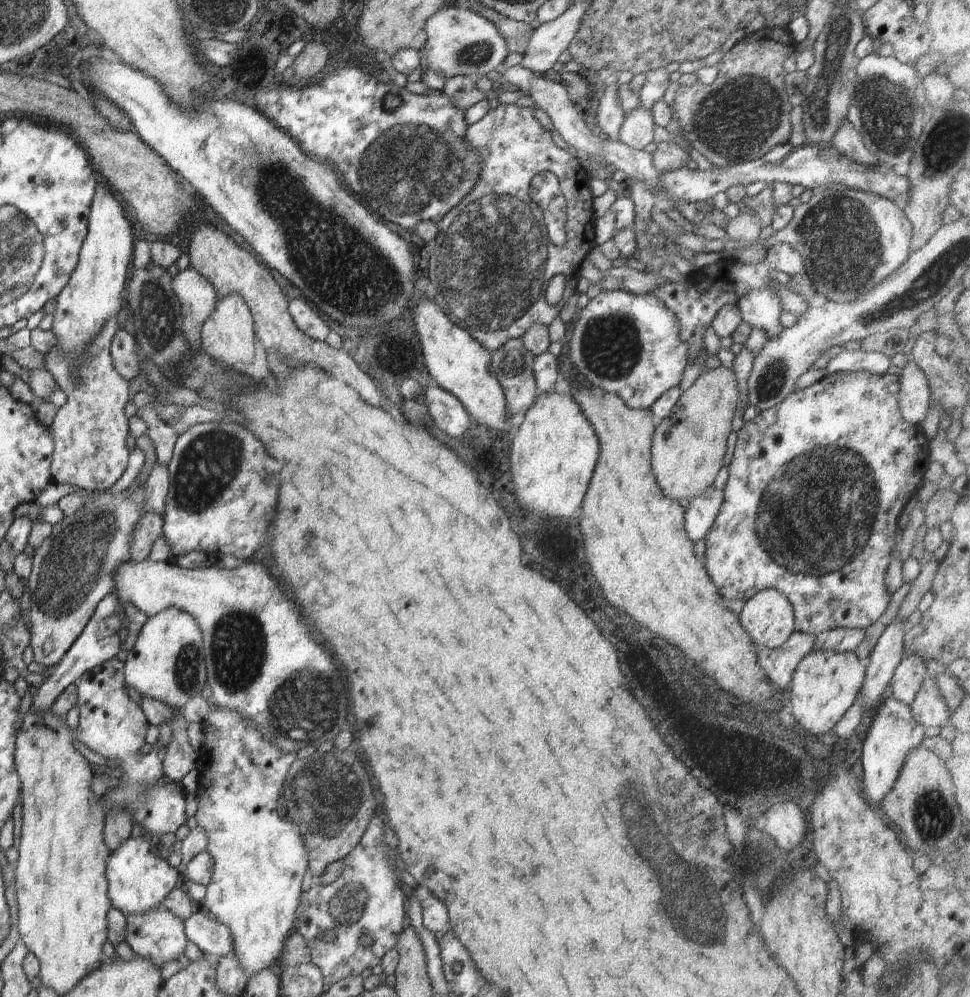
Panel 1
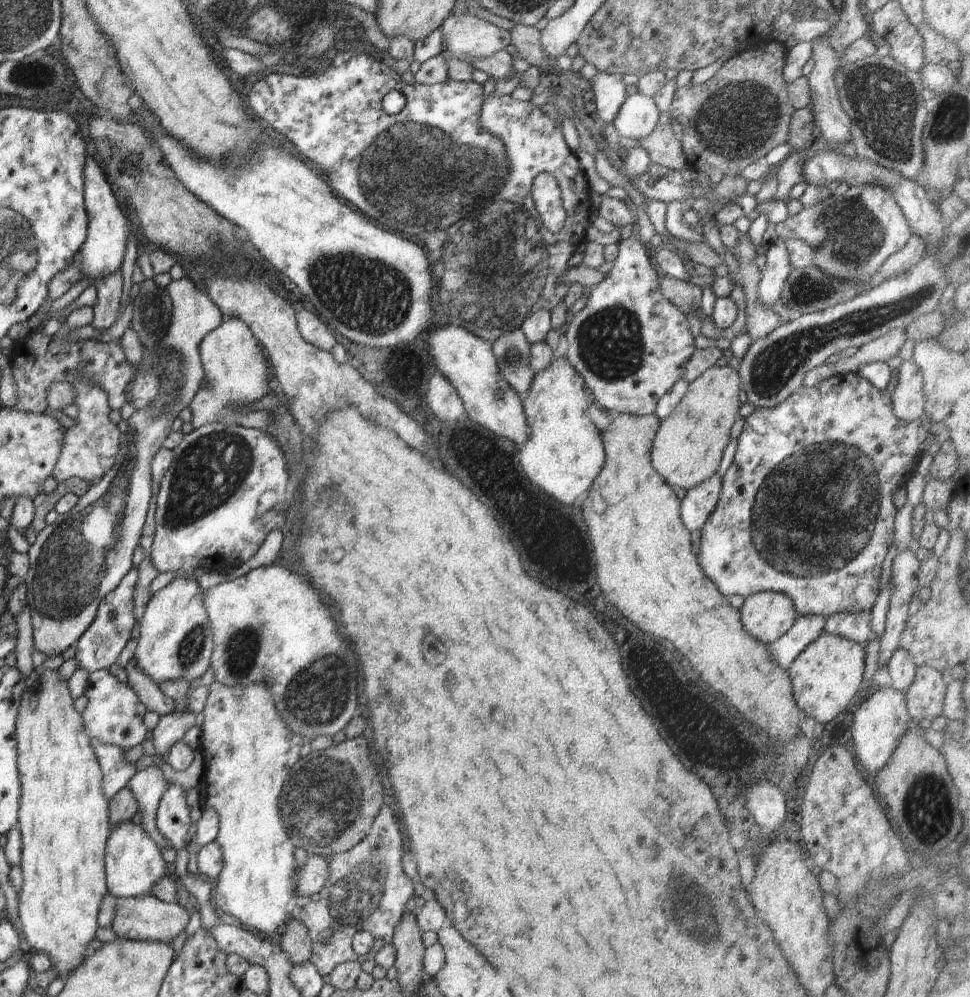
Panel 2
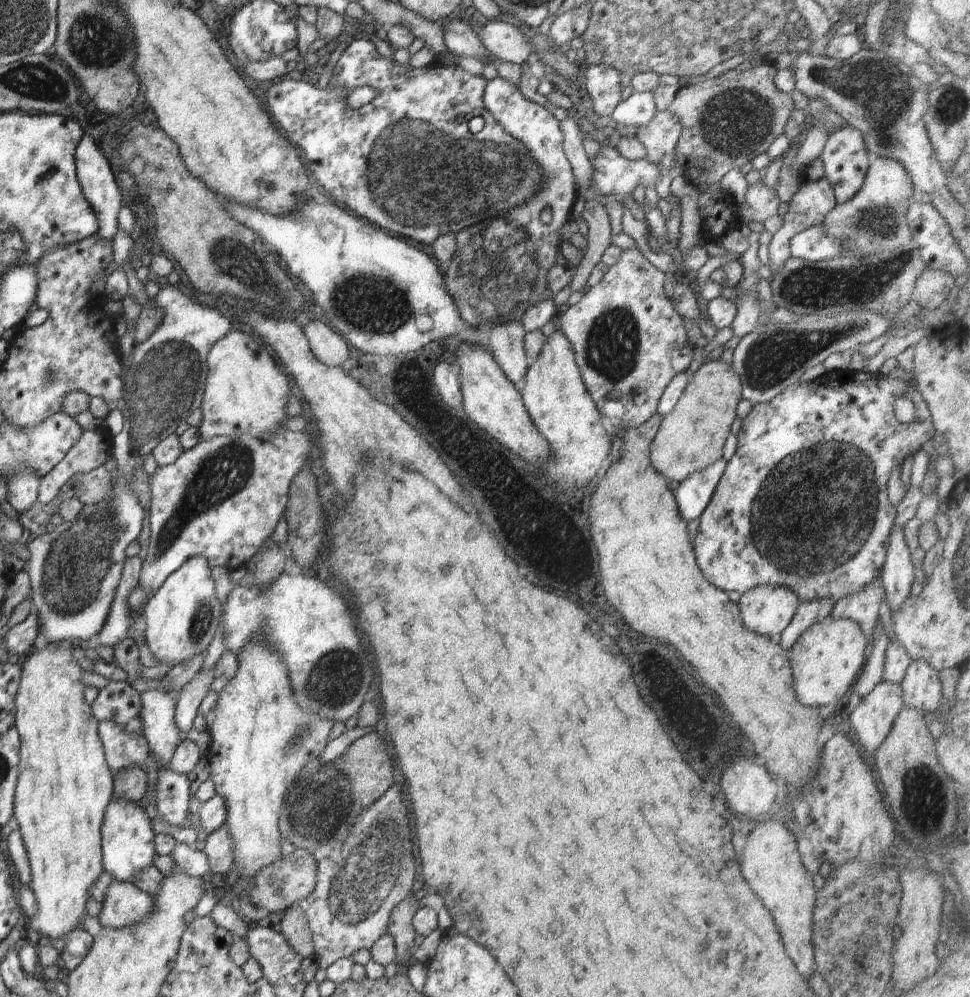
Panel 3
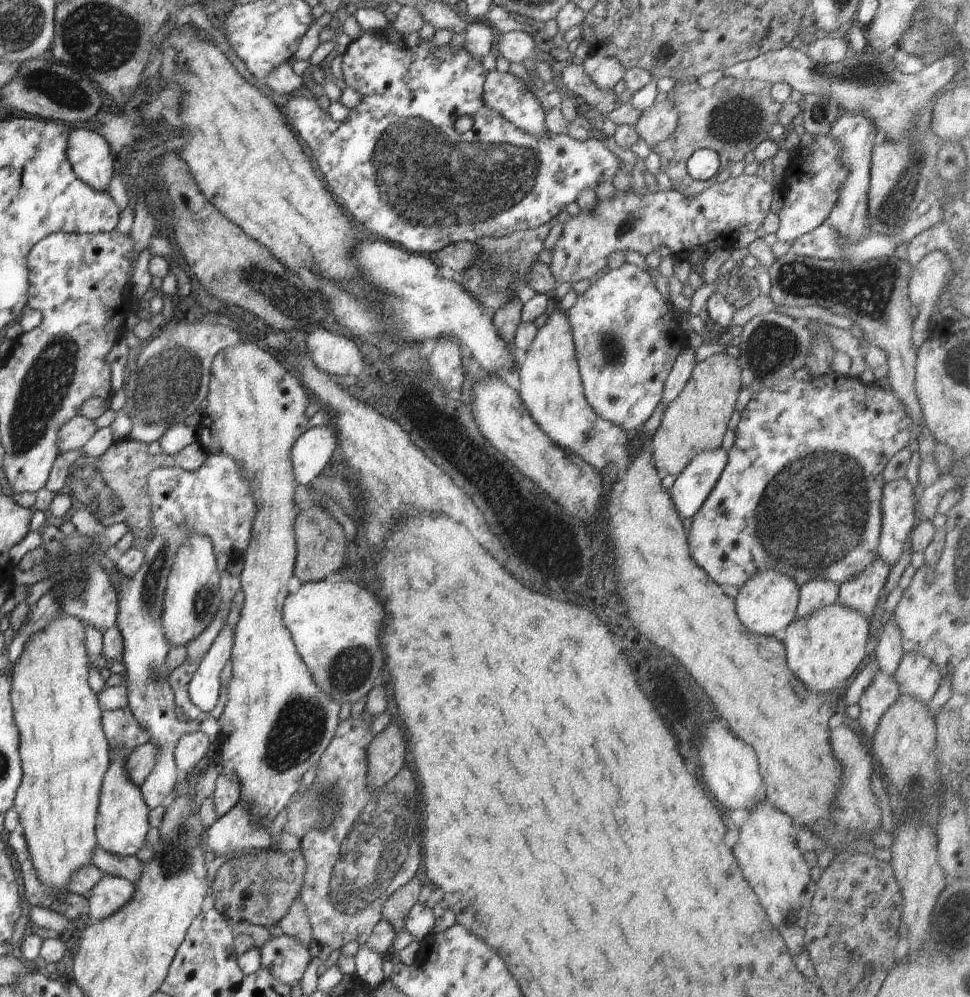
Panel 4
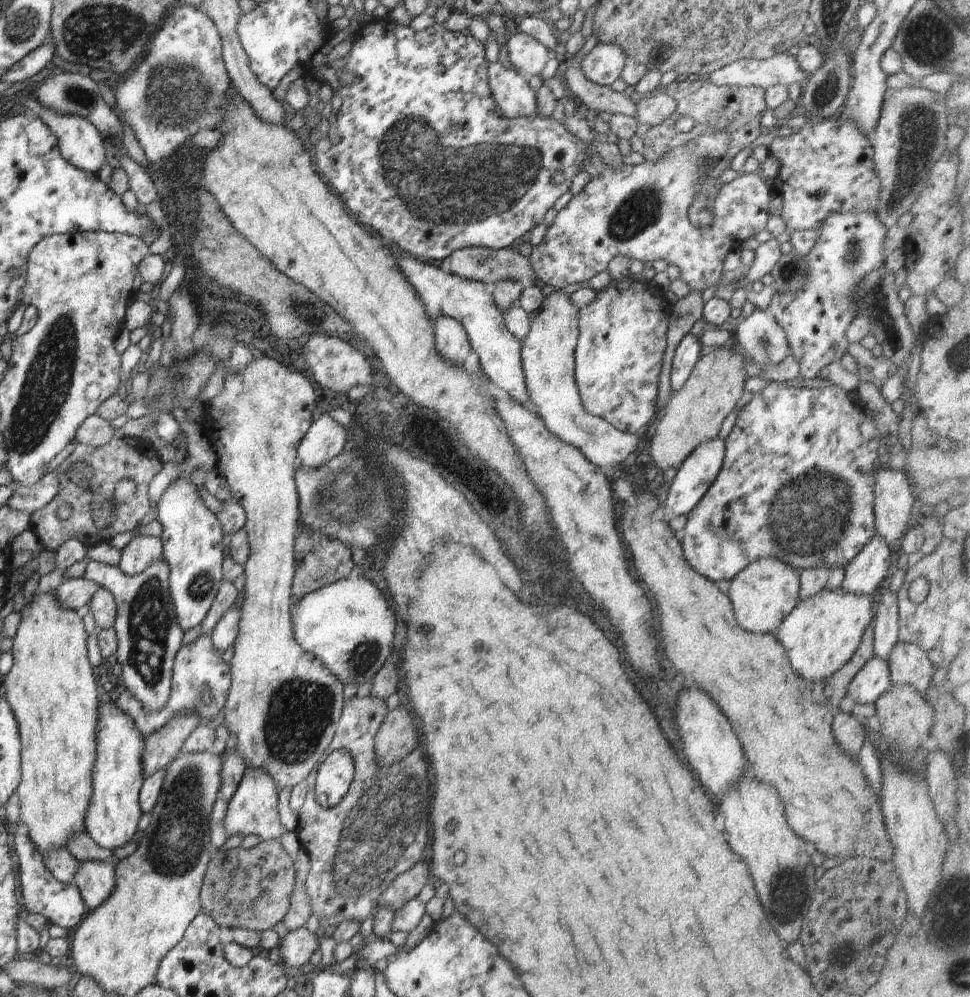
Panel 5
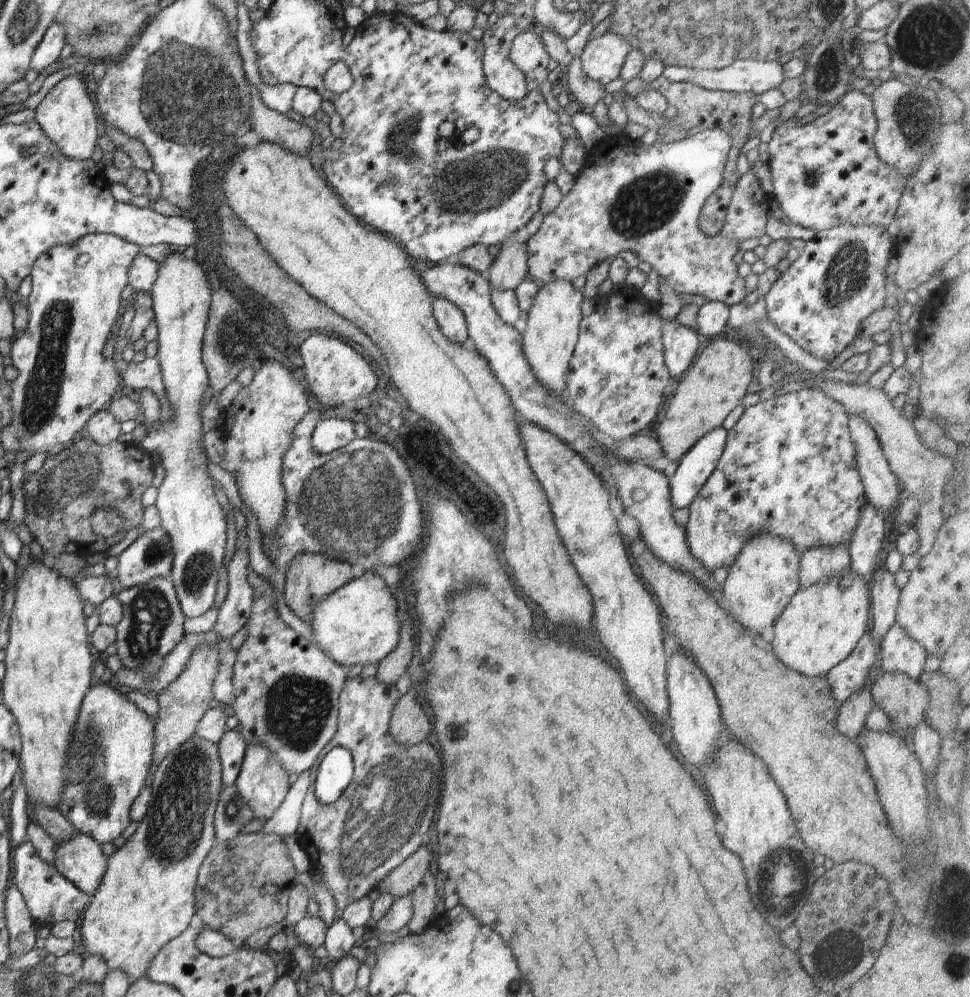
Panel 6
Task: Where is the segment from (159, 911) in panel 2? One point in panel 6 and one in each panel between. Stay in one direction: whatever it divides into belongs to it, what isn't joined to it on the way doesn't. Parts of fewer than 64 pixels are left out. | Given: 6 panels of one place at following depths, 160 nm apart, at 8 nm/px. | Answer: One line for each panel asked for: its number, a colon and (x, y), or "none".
3: (125, 904)
4: (107, 896)
5: (95, 880)
6: (79, 859)

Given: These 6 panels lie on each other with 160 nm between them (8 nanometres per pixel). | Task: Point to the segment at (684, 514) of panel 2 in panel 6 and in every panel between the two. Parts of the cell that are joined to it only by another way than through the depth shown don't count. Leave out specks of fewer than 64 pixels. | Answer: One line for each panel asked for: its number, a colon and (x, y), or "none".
3: (694, 494)
4: (693, 485)
5: (694, 476)
6: (695, 467)

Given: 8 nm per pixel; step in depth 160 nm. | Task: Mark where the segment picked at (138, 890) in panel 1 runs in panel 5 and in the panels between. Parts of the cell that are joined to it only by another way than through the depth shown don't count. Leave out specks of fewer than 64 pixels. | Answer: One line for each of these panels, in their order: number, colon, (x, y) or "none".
2: (133, 863)
3: (128, 844)
4: (121, 825)
5: (113, 811)

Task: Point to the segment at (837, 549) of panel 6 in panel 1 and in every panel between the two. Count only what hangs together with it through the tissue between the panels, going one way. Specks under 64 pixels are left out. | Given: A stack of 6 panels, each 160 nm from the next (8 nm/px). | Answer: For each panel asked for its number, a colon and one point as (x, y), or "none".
1: (779, 664)
2: (807, 628)
3: (808, 614)
4: (814, 594)
5: (812, 581)

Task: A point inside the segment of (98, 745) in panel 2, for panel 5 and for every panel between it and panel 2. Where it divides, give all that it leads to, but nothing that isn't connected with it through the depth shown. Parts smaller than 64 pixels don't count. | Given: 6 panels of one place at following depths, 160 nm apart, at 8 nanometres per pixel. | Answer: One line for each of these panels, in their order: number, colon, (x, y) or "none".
3: (122, 750)
4: (124, 733)
5: (197, 666)

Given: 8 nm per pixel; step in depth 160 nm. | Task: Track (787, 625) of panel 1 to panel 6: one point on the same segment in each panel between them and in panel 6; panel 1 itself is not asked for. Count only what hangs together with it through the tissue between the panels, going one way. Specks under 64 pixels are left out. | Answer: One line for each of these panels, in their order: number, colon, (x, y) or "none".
2: (767, 615)
3: (766, 610)
4: (766, 604)
5: (763, 594)
6: (764, 577)

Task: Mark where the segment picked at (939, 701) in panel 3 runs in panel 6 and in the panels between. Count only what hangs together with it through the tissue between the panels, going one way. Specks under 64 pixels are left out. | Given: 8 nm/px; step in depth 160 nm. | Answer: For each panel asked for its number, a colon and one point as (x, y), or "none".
4: (916, 675)
5: (908, 664)
6: (900, 653)

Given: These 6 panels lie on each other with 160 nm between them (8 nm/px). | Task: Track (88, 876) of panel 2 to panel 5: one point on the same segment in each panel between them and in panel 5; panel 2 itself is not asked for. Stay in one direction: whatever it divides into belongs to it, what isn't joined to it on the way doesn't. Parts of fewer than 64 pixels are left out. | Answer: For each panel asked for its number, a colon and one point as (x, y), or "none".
3: (64, 785)
4: (64, 752)
5: (51, 687)

